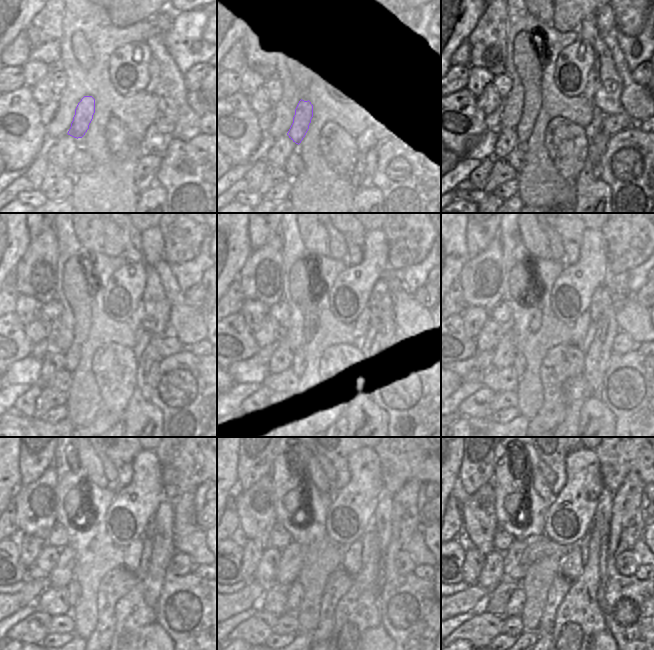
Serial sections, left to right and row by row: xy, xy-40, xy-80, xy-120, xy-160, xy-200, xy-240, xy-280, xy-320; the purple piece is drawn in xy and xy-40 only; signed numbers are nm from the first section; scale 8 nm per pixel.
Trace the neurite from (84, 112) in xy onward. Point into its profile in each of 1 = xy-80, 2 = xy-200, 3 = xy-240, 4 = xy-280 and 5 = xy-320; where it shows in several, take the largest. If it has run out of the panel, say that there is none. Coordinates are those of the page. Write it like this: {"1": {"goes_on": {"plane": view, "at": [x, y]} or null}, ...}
{"1": {"goes_on": {"plane": "xy-80", "at": [530, 111]}}, "2": {"goes_on": {"plane": "xy-200", "at": [520, 363]}}, "3": {"goes_on": {"plane": "xy-240", "at": [73, 588]}}, "4": {"goes_on": {"plane": "xy-280", "at": [295, 596]}}, "5": {"goes_on": {"plane": "xy-320", "at": [515, 604]}}}

